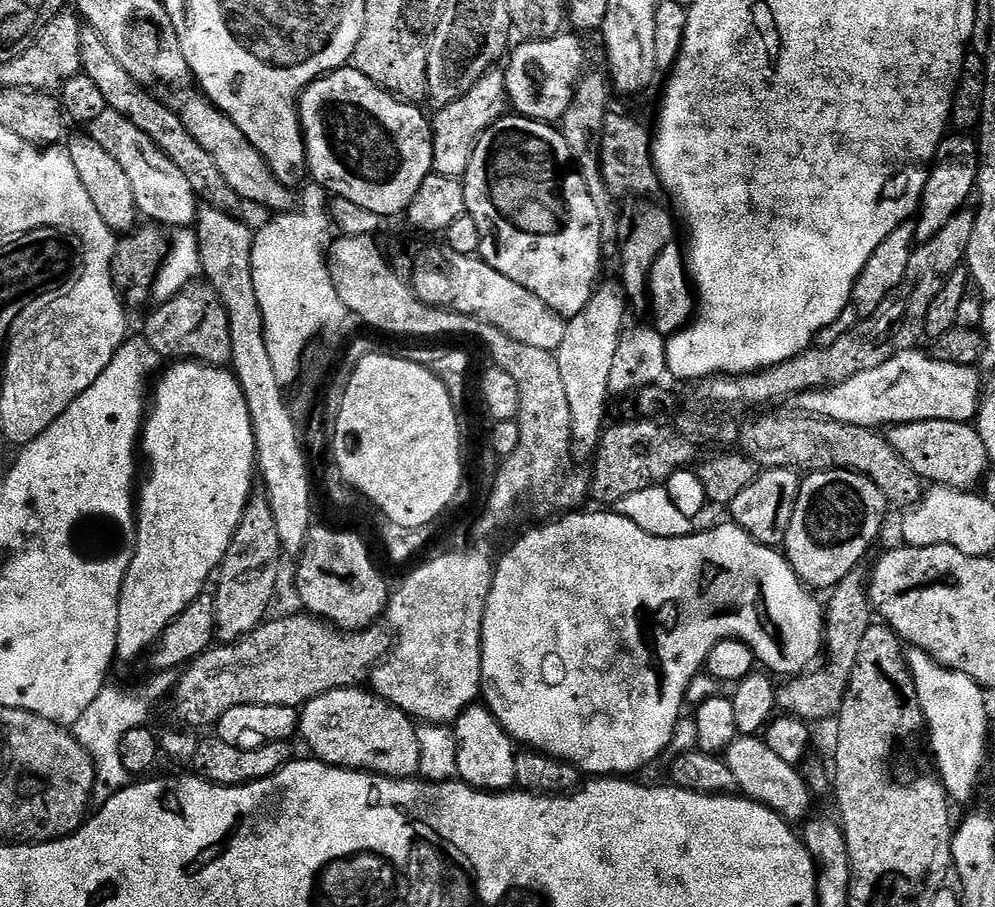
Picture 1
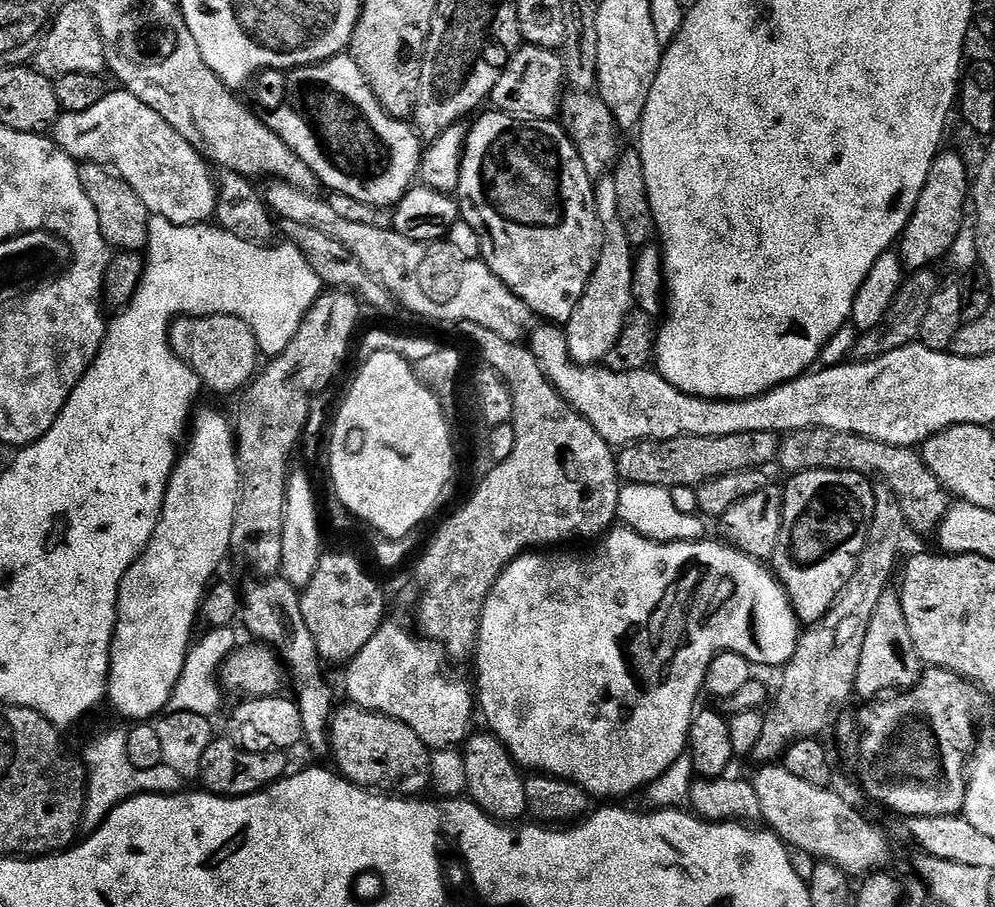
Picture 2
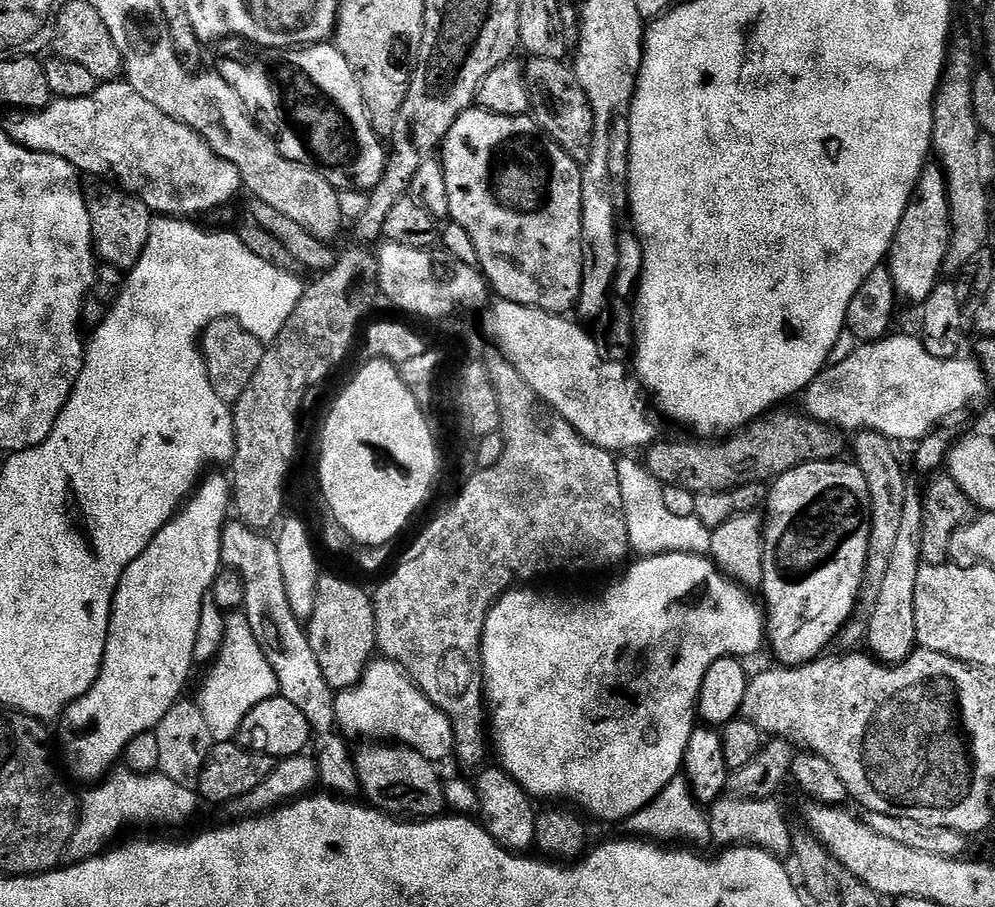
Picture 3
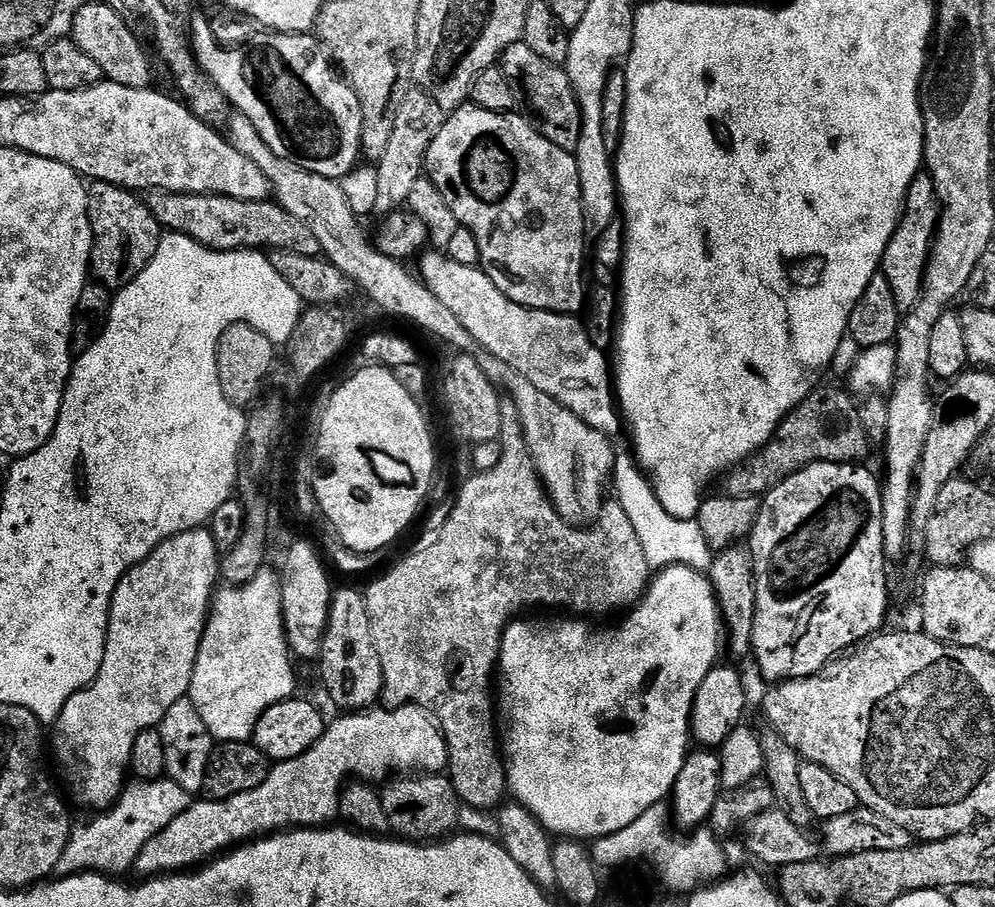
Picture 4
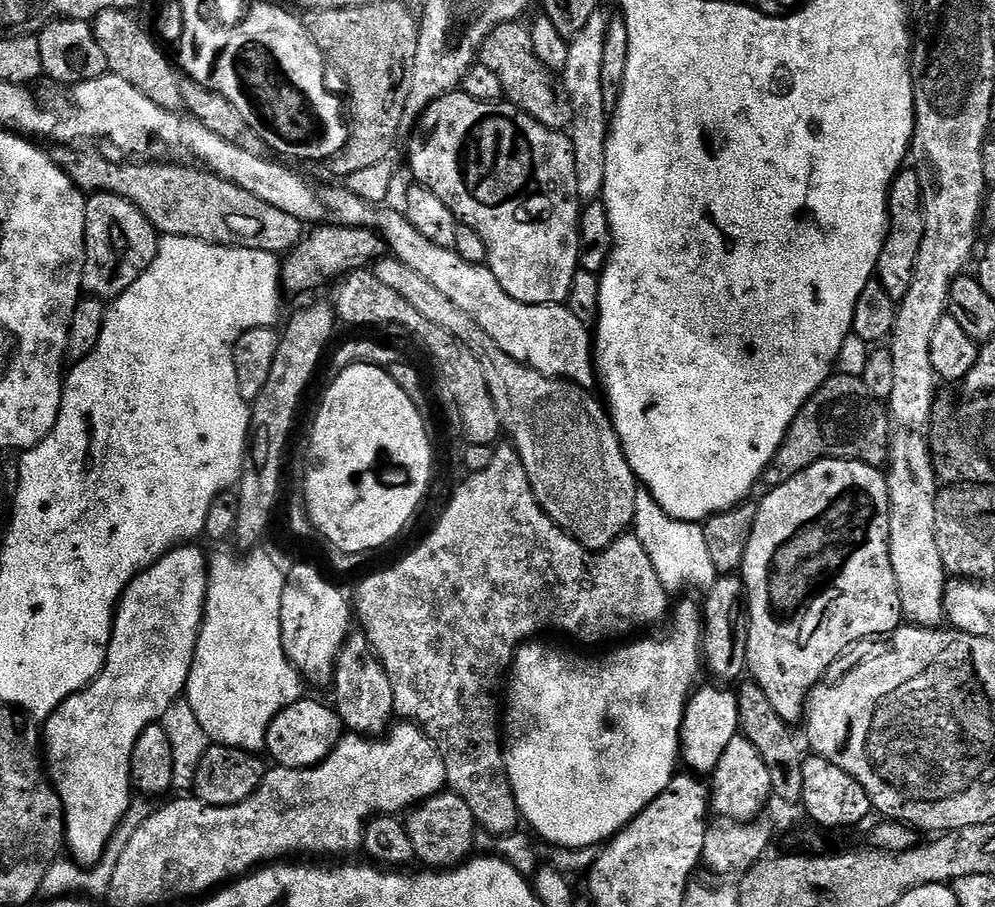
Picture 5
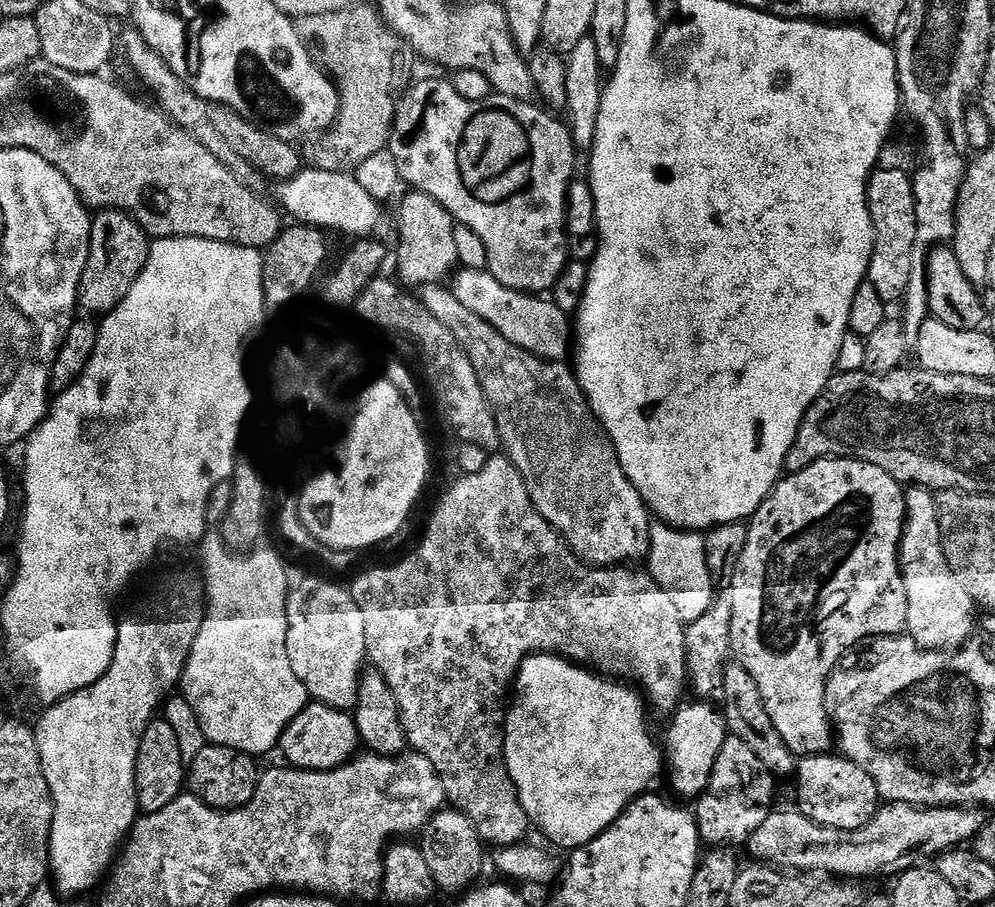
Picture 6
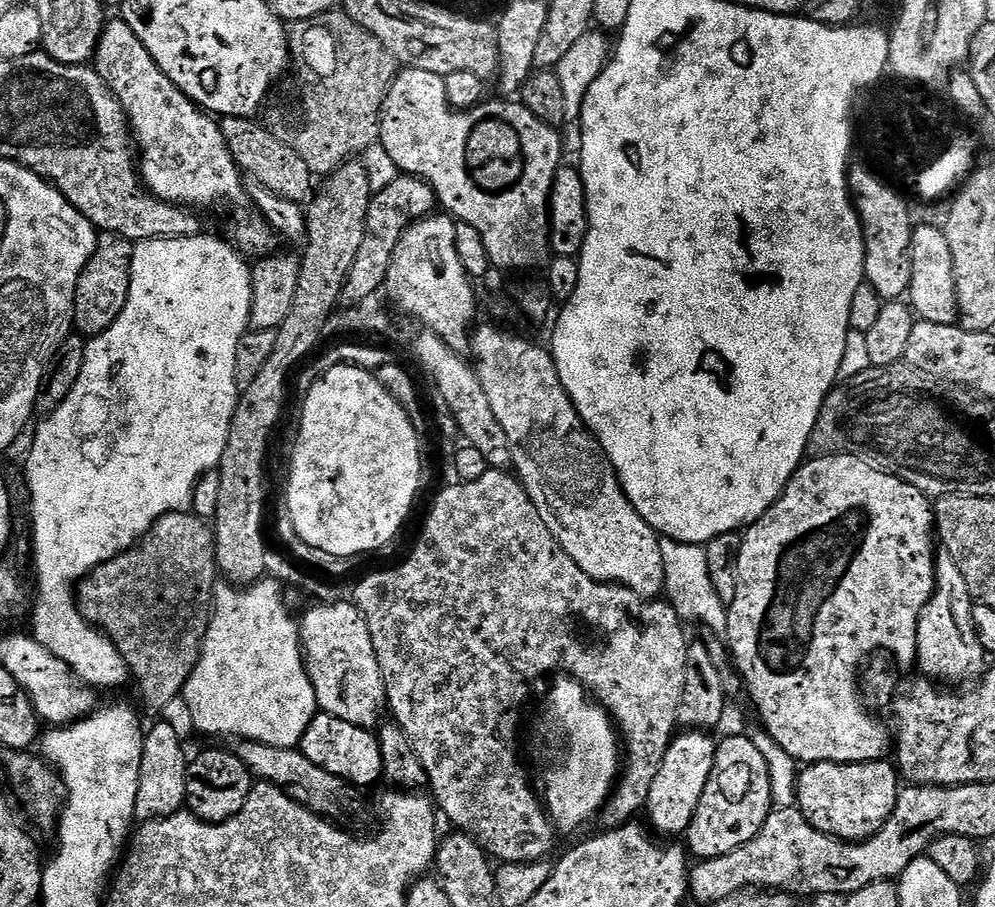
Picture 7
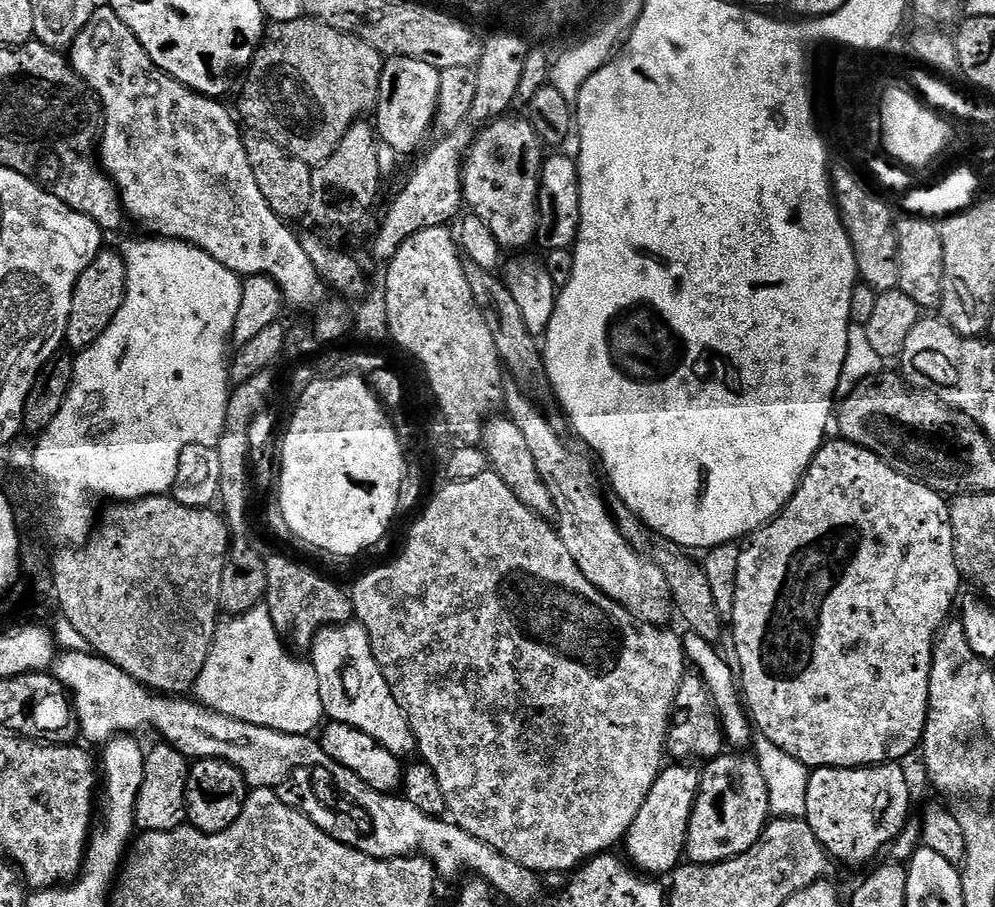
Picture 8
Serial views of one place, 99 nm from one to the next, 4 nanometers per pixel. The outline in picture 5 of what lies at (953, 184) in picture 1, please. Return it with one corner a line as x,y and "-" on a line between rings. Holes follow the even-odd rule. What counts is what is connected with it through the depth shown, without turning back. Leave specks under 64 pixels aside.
901,170
892,179
888,191
888,233
882,246
882,254
878,258
875,279
897,302
906,298
906,290
910,290
910,282
914,278
914,262
918,258
918,246
922,246
924,237
924,187
920,174
915,170

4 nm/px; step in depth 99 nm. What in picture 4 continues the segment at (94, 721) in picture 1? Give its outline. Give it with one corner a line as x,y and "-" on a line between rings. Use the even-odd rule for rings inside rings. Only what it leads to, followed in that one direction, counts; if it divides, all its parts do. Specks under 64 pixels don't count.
133,779
111,808
97,811
89,815
92,816
89,820
81,824
79,821
73,827
70,842
66,842
62,858
58,858
55,875
78,876
81,872
131,873
136,867
138,854
142,854
142,846
146,846
154,834
162,834
162,830
166,830
166,826
170,826
170,822
174,822
174,818
178,818
192,803
194,796
170,779

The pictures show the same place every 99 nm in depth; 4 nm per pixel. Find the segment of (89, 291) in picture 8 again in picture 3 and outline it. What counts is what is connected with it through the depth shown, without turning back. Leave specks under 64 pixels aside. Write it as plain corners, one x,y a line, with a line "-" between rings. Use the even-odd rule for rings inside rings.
108,182
97,184
100,184
97,188
89,187
86,192
88,213
92,223
92,247
104,264
121,270
130,270
146,250
154,213
137,196
125,192
123,188

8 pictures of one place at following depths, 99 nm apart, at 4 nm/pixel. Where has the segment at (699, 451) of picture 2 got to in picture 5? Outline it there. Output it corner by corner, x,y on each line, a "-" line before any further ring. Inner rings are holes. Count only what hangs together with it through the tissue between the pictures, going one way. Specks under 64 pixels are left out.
833,374
802,406
788,427
776,457
765,469
762,480
769,489
790,482
794,474
806,470
815,460
853,460
883,469
888,462
890,417
887,407
875,400
859,376

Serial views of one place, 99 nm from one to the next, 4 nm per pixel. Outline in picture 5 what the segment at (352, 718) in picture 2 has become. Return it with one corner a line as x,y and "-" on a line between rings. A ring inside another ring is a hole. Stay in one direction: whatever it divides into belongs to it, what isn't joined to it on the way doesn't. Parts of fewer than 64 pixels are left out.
451,790
439,792
421,804
415,805
403,821
410,842
414,846
416,860
432,870
447,870
464,863
473,855
478,825
470,806

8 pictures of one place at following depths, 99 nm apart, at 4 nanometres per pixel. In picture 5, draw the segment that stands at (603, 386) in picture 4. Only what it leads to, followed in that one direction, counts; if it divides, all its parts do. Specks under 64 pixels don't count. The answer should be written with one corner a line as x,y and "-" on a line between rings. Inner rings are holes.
271,159
257,166
254,172
254,176
256,176
254,191
258,198
278,206
278,210
290,214
301,222
316,220
312,222
331,222
333,225
345,228
371,228
372,231
379,232
381,238
388,243
388,251
395,259
410,266
410,270
414,270
417,274
422,274
422,278
426,278
426,282
430,282
430,286
434,286
434,290
442,290
442,294
446,294
446,298
450,298
450,302
454,302
454,306
458,306
458,310
462,310
469,316
502,351
510,354
510,358
514,358
519,364
525,364
538,370
538,374
543,376
555,376
558,380
569,380
571,384
577,384
579,388
585,390
597,387
598,377
594,367
593,337
585,324
578,322
578,318
574,318
574,314
570,314
567,306
564,304
523,304
518,302
514,298
510,298
510,294
506,294
506,290
502,290
502,286
498,286
498,278
494,278
494,274
484,264
466,262
451,247
435,244
430,242
430,238
418,234
418,230
414,230
414,226
410,226
408,217
404,215
403,211
396,209
395,212
394,209
388,208
389,206
377,206
371,204
370,201
364,201
357,194
352,193
347,186
315,188
314,185
307,184
298,173
291,172
287,166
289,167
287,163
273,162

